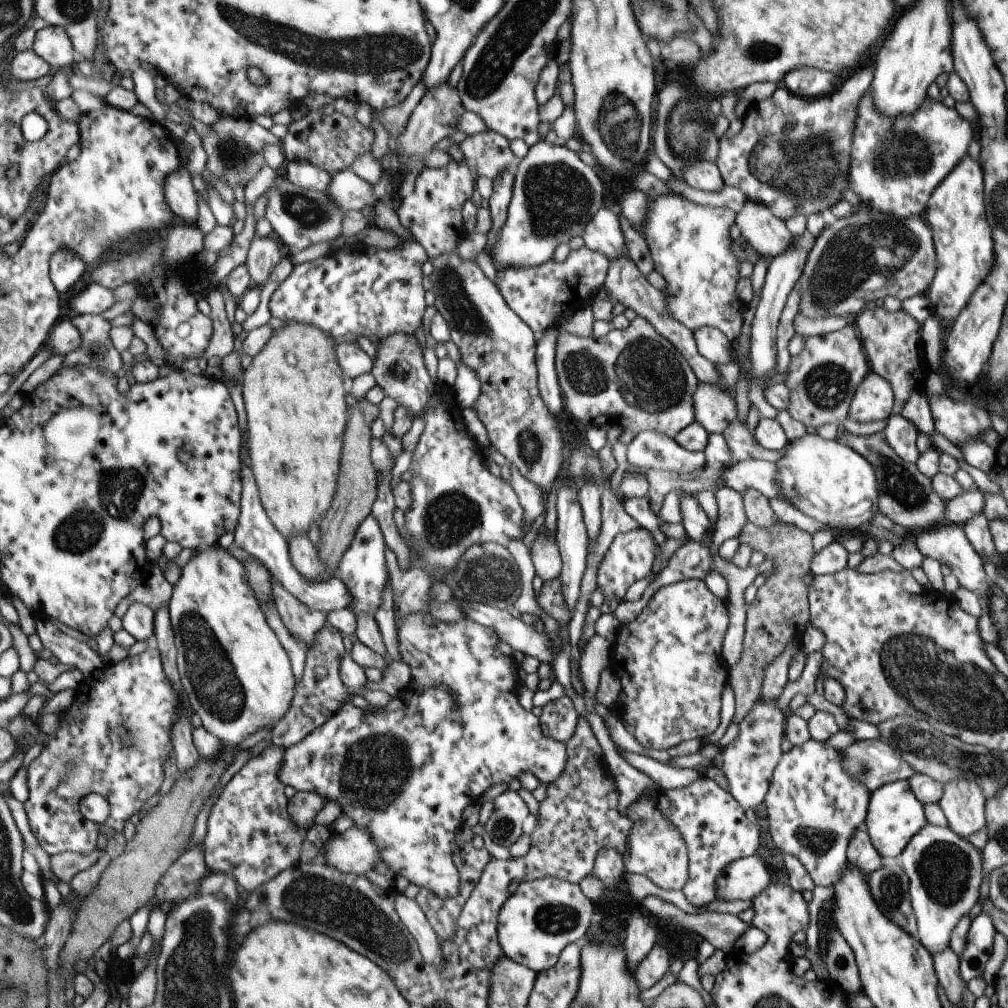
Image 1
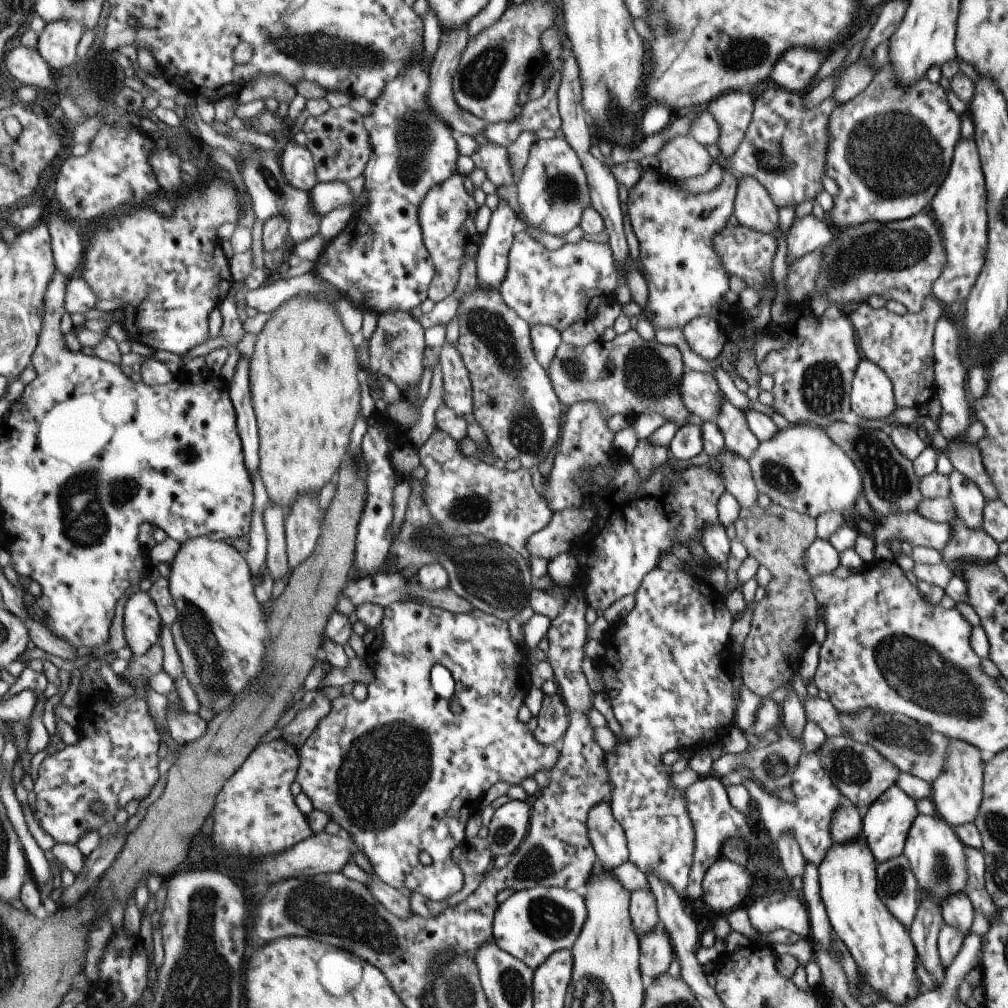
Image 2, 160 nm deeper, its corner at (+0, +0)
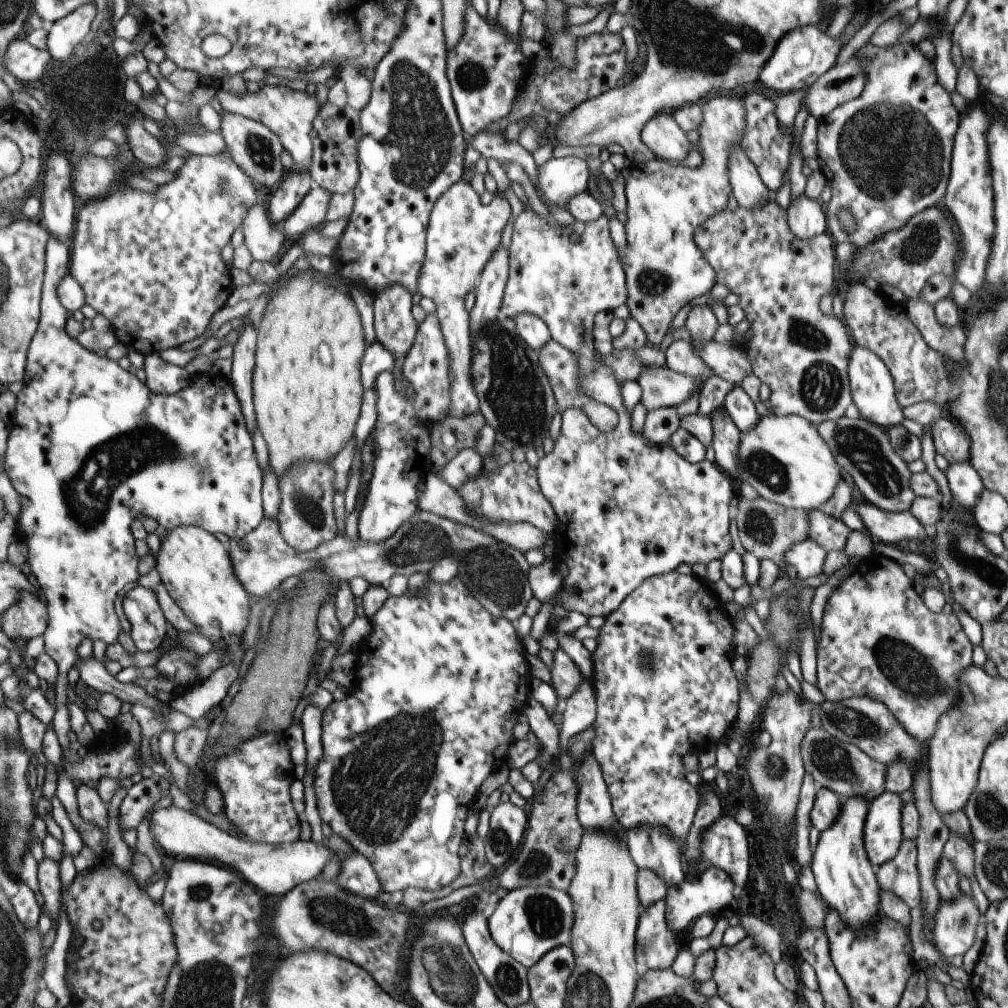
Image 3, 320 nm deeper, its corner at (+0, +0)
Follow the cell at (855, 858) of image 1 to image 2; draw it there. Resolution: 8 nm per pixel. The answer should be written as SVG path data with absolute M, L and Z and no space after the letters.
M843 796L832 812L829 830L833 843L852 841L861 835L862 820L857 809Z

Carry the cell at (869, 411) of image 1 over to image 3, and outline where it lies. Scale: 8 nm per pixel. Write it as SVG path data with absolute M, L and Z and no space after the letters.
M855 345L849 351L846 373L852 403L857 408L859 416L884 430L900 424L904 416L894 395L892 376L883 361L874 352Z

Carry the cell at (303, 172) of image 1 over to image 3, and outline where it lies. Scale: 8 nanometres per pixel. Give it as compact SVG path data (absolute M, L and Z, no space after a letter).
M263 85L256 93L233 94L226 86L219 86L217 97L221 108L266 124L282 140L293 158L291 171L309 171L314 159L315 139L311 138L314 122L322 109L318 96L305 91L292 90L284 85Z

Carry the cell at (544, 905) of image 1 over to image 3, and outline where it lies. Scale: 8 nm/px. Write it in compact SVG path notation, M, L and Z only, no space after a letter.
M533 885L514 888L498 902L494 913L488 917L490 931L493 940L515 960L521 961L527 968L533 966L545 954L559 945L571 943L571 928L575 918L575 909L572 907L572 899L562 891L549 885Z

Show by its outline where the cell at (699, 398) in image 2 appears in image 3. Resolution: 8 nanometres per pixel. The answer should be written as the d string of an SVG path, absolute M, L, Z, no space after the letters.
M643 365L637 373L636 382L641 388L640 401L646 408L646 412L651 409L660 409L663 407L676 407L683 400L690 397L693 393L699 394L703 383L699 377L688 377L672 370L665 365L652 367Z

